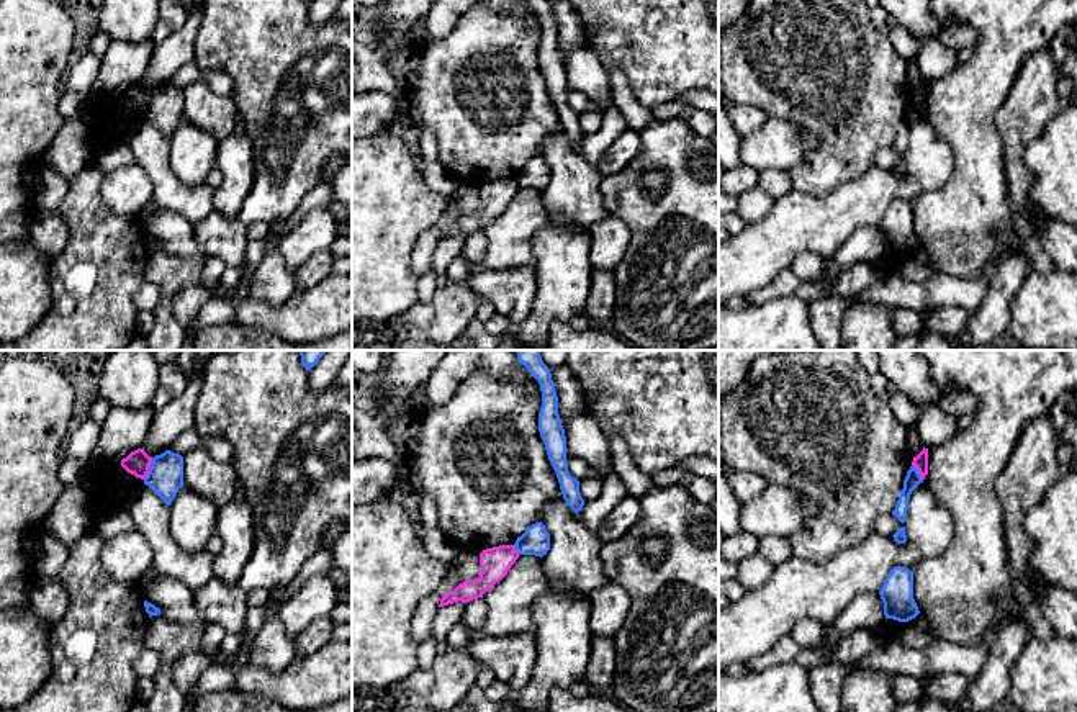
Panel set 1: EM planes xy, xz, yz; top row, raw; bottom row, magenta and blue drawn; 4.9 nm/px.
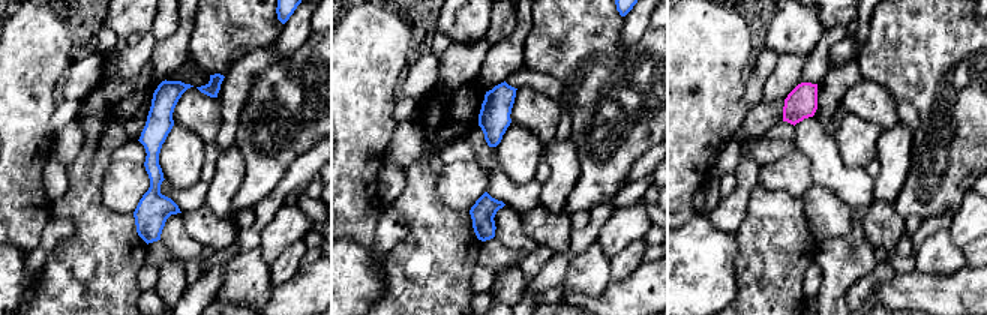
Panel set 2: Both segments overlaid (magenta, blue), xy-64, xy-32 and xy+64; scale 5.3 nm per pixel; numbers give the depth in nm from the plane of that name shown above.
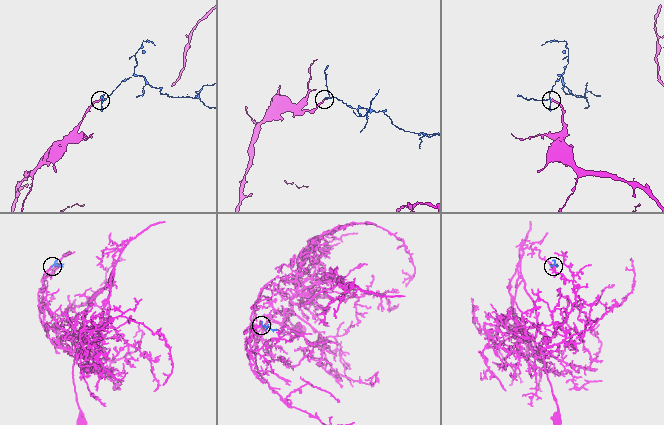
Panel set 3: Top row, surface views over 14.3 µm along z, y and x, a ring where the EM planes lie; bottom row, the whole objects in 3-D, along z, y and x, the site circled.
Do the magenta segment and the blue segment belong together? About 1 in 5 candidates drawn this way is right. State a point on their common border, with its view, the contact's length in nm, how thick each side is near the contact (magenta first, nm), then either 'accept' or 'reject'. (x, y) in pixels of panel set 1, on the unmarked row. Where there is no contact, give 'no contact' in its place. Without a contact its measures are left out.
contact xy (148, 102); length 120 nm; calibres 120 and 180 nm; reject

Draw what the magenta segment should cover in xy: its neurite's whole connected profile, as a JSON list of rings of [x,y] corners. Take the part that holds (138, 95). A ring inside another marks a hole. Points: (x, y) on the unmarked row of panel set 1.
[[[137,82],[121,93],[121,100],[141,113],[147,110],[151,97],[152,90],[149,90],[144,82]]]

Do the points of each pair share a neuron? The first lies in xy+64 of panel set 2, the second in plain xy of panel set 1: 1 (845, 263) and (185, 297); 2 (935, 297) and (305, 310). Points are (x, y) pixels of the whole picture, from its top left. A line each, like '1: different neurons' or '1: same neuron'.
1: different neurons
2: same neuron

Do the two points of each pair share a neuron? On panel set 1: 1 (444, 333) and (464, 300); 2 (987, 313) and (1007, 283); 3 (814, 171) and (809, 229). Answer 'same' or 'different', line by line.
1: same
2: same
3: different

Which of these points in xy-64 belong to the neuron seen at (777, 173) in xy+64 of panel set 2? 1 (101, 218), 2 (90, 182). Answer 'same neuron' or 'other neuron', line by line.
1: other neuron
2: other neuron

